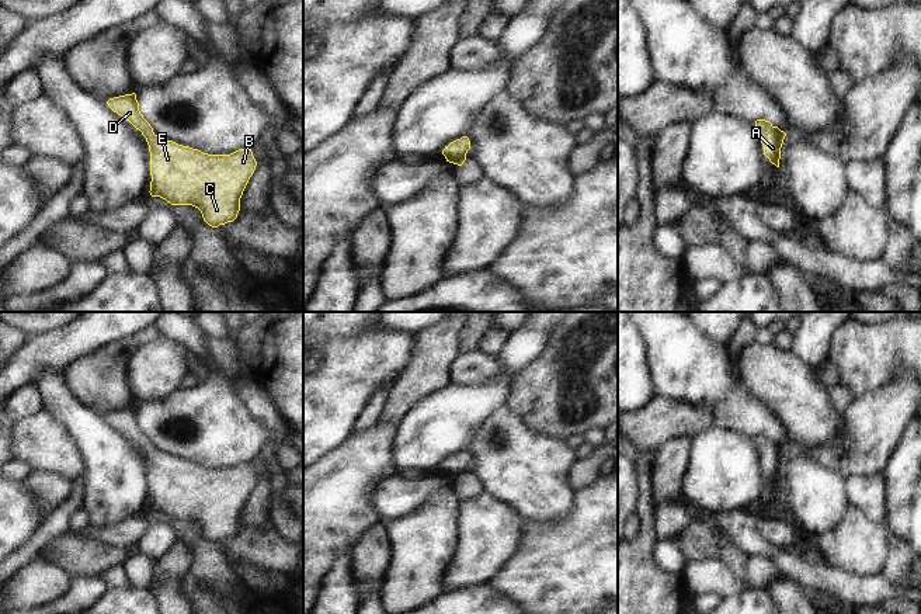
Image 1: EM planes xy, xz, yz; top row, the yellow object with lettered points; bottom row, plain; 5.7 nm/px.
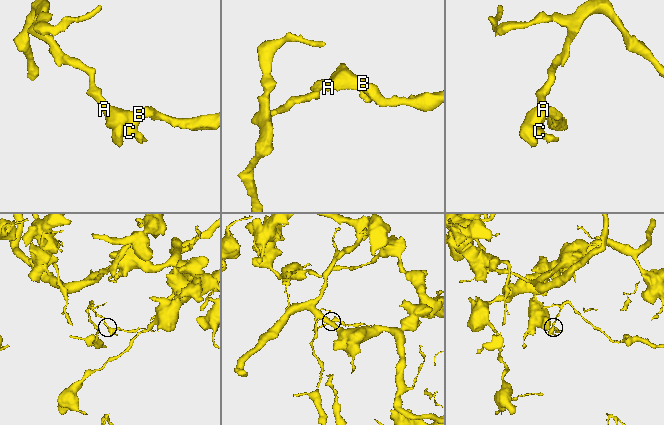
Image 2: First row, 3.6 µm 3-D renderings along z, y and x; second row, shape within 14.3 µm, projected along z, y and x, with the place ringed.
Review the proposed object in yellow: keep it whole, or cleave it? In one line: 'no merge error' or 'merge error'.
no merge error

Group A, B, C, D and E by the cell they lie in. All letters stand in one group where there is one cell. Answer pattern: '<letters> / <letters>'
A B C D E

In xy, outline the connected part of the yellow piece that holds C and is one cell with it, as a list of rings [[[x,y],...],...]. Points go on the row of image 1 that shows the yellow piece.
[[[135,93],[110,98],[107,104],[146,138],[152,197],[160,197],[171,205],[198,208],[212,228],[237,218],[240,198],[257,166],[251,149],[208,155],[166,141],[153,132],[140,114]]]

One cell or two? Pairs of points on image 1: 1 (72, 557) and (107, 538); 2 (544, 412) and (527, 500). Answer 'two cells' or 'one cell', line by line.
1: two cells
2: two cells

